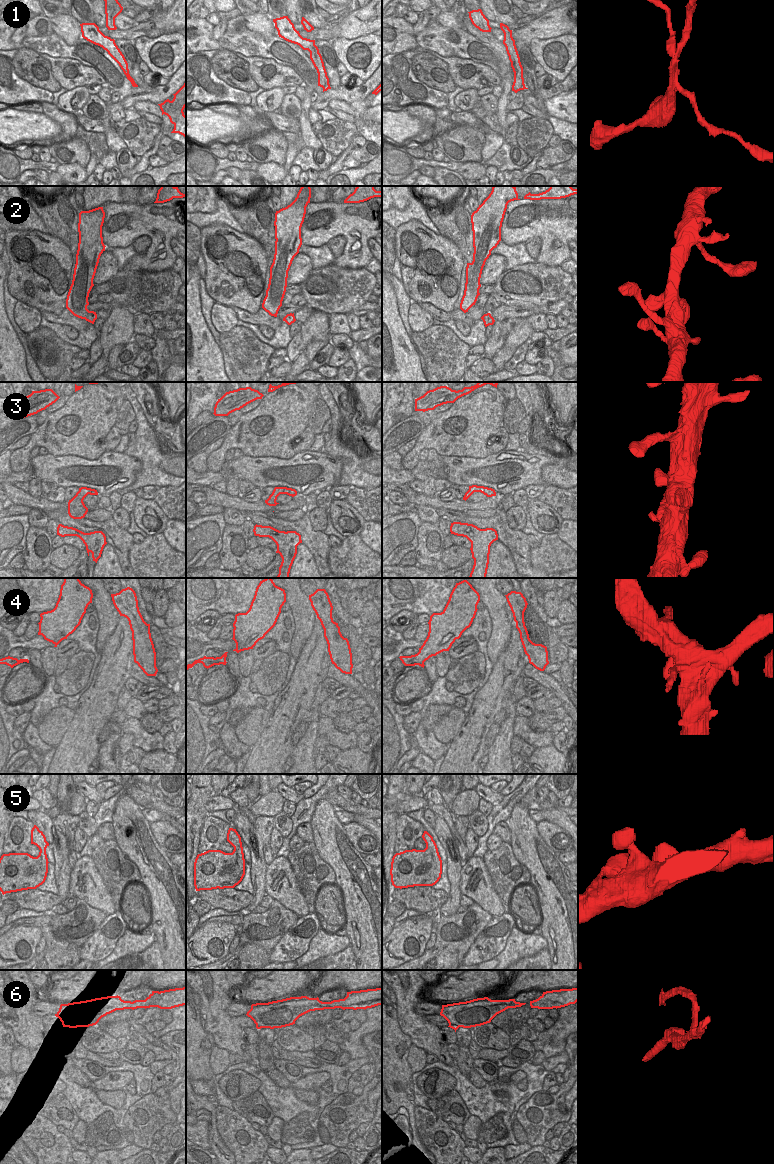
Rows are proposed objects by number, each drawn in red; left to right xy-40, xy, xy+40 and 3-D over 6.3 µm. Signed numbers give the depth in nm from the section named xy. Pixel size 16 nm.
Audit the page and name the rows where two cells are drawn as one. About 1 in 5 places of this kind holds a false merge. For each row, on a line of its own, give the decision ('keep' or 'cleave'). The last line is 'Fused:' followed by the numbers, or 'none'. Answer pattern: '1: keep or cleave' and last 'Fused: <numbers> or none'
1: cleave
2: keep
3: keep
4: keep
5: keep
6: cleave
Fused: 1, 6

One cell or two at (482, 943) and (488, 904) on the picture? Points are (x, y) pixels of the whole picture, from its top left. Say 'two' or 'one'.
two

